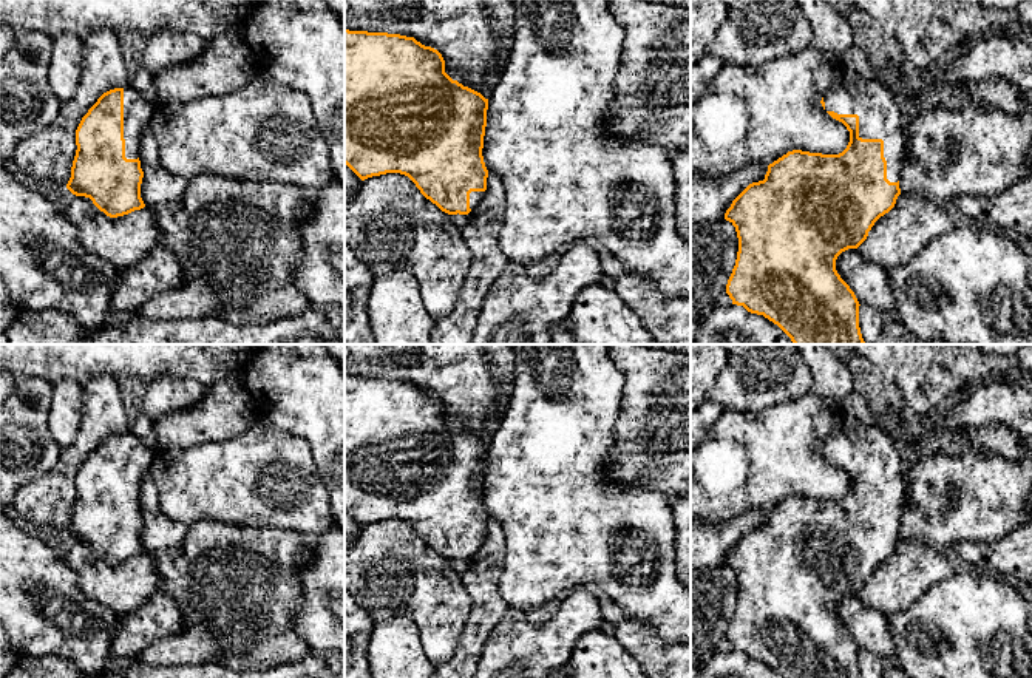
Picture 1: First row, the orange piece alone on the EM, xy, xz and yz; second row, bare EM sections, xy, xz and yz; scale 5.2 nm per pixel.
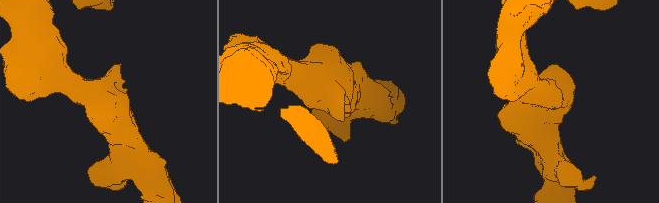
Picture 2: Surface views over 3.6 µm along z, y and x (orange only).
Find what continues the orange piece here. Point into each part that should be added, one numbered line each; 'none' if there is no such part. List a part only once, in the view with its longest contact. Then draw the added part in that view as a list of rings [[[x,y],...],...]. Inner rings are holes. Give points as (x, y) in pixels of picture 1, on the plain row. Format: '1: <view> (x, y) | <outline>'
1: yz (881, 462) | [[[840,409],[823,448],[825,457],[857,460],[859,483],[884,486],[887,525],[898,528],[905,496],[905,457],[899,446],[879,426],[865,425],[854,414]]]

